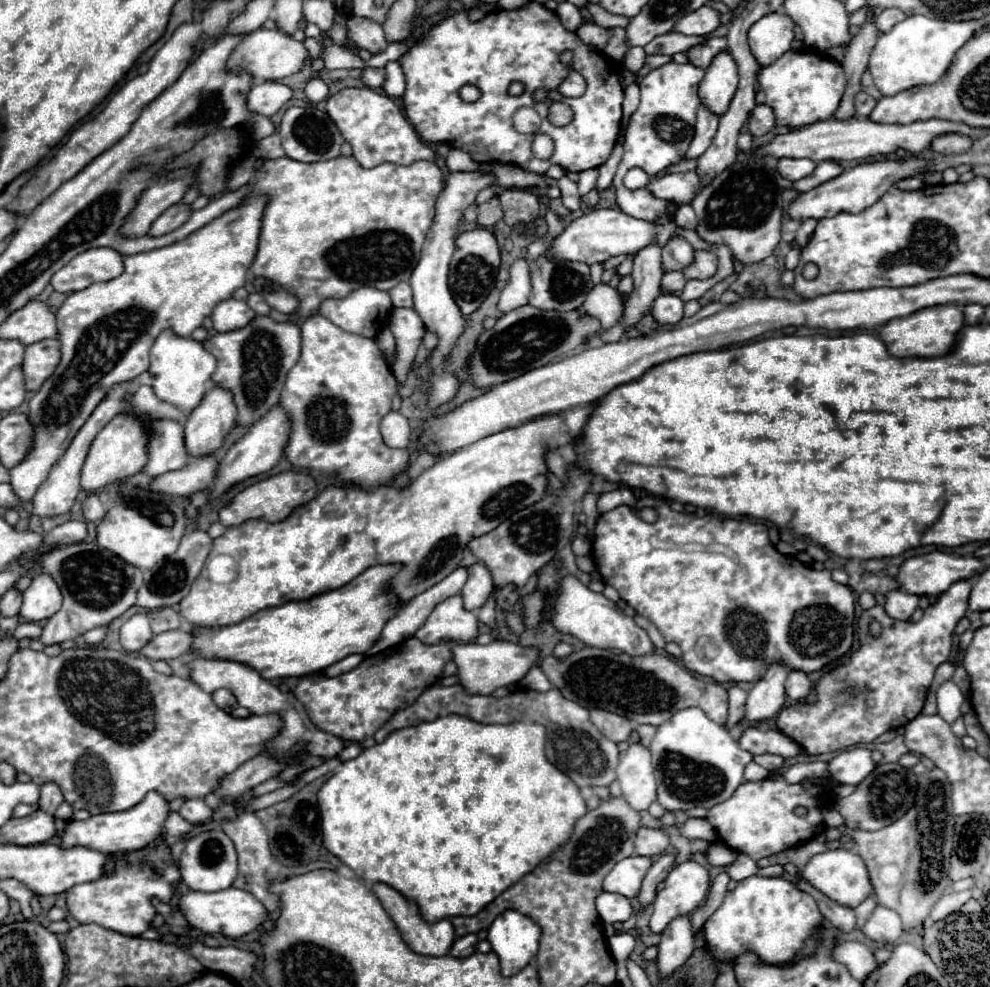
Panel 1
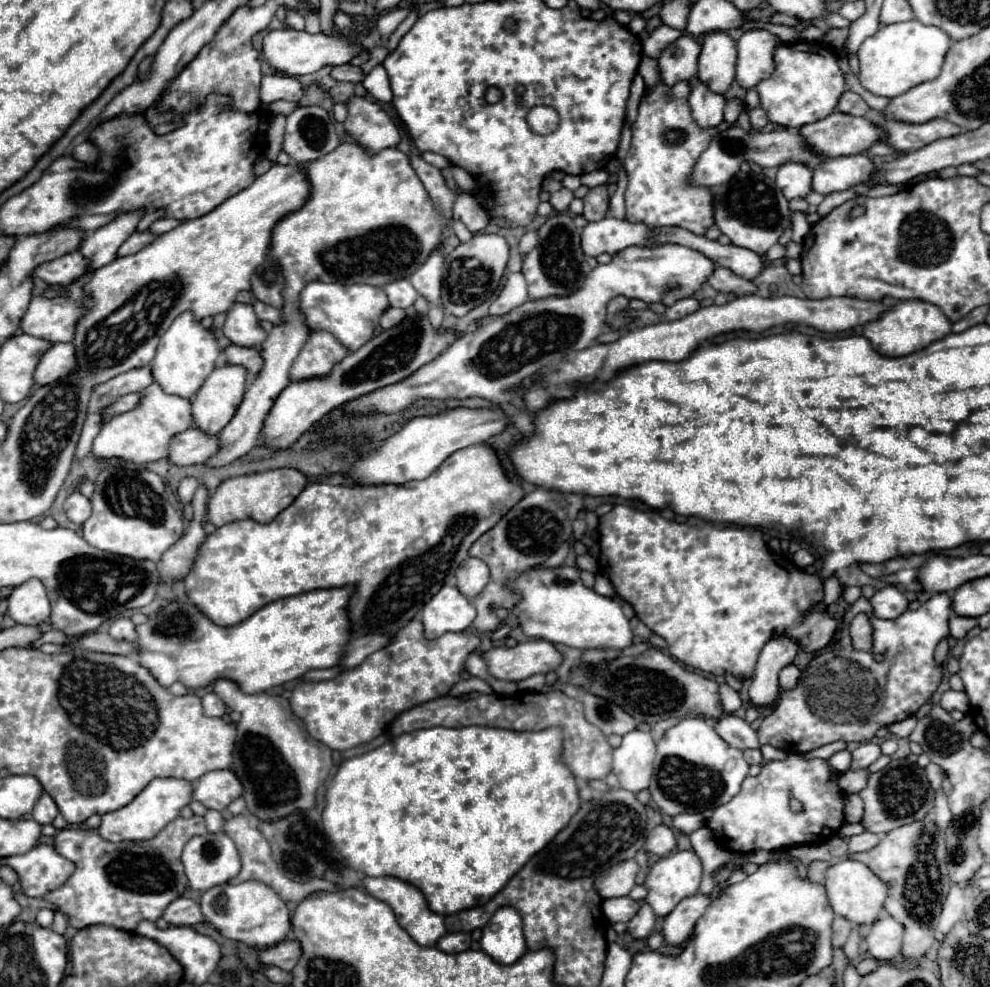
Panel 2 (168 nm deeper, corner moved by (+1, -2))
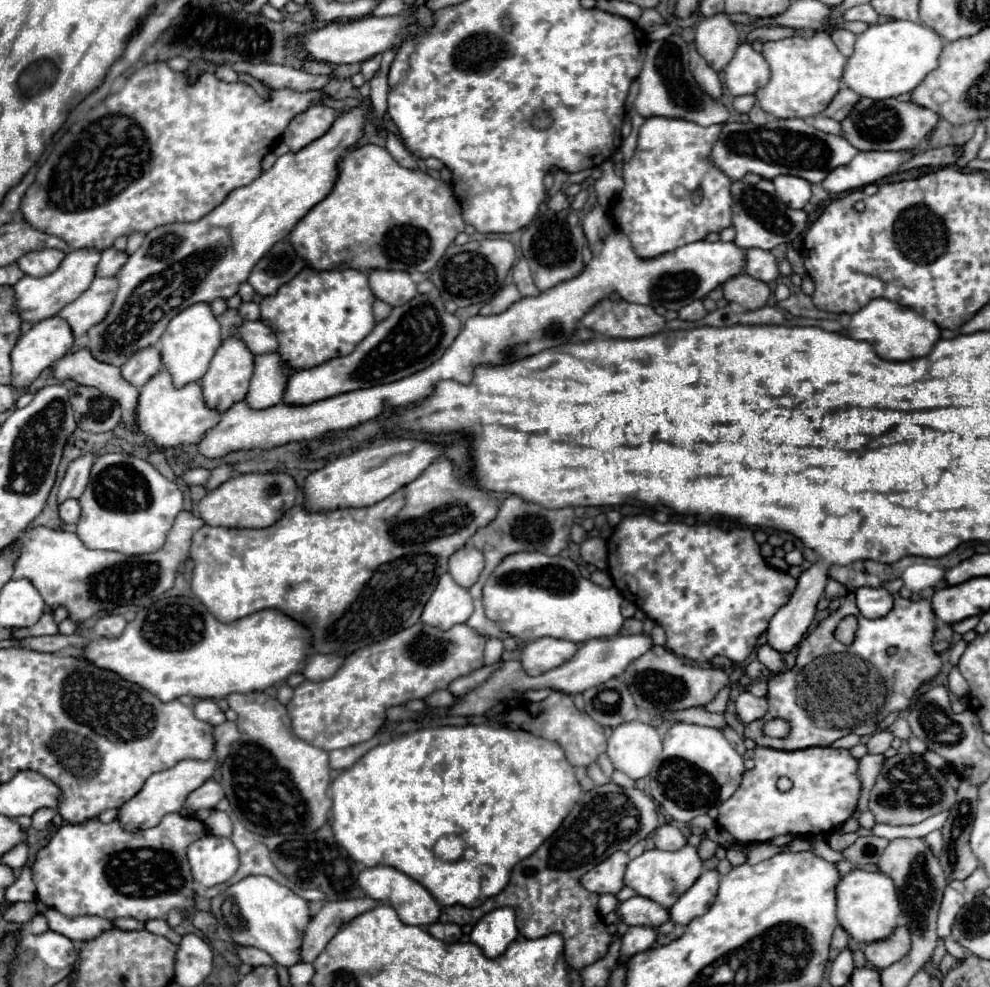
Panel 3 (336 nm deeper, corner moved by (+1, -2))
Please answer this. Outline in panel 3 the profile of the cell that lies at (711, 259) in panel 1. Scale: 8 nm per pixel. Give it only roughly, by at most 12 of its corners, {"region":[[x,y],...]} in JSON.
{"region":[[746,273],[732,277],[724,297],[748,311],[764,307],[770,287]]}

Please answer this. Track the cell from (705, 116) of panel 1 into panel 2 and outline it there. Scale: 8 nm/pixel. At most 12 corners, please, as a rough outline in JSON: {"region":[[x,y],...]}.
{"region":[[692,79],[692,117],[702,129],[722,123],[724,97]]}

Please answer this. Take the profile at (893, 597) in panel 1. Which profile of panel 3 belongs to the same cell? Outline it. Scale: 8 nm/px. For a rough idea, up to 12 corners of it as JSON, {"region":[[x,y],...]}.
{"region":[[858,587],[856,607],[868,619],[884,617],[894,597],[884,587]]}

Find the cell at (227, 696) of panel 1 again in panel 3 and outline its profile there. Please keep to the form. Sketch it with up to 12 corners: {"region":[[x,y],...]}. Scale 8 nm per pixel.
{"region":[[198,699],[194,715],[212,727],[226,721],[214,699]]}

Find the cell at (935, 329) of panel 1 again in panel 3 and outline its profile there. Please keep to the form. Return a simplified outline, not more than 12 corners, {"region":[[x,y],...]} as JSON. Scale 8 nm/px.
{"region":[[888,299],[852,313],[846,331],[886,361],[926,357],[932,321]]}

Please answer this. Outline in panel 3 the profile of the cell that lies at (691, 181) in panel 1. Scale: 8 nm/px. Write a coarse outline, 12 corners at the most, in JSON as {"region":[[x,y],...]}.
{"region":[[806,119],[724,123],[712,161],[822,183],[858,149]]}

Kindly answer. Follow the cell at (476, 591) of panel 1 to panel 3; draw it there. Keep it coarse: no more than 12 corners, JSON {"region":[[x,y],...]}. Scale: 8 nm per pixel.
{"region":[[474,545],[452,553],[448,573],[462,587],[472,587],[484,569]]}

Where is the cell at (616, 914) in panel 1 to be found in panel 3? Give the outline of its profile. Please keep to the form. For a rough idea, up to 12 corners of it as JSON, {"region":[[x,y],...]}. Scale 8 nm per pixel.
{"region":[[632,897],[620,903],[626,925],[660,927],[670,919],[668,909]]}

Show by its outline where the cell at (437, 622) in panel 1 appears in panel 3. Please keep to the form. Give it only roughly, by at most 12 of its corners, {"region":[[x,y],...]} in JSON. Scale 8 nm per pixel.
{"region":[[448,573],[424,605],[422,623],[450,629],[474,611]]}

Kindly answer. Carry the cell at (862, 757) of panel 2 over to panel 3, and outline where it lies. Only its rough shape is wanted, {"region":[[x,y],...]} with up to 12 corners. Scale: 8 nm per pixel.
{"region":[[884,729],[868,739],[868,753],[890,749],[894,733]]}

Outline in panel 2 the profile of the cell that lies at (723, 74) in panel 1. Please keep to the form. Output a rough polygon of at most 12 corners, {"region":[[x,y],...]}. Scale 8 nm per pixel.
{"region":[[722,31],[708,33],[698,77],[724,95],[734,83],[736,45]]}

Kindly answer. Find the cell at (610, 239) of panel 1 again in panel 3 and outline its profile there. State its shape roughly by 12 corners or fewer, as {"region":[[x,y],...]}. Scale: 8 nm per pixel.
{"region":[[764,249],[746,251],[746,273],[776,281],[778,259]]}

